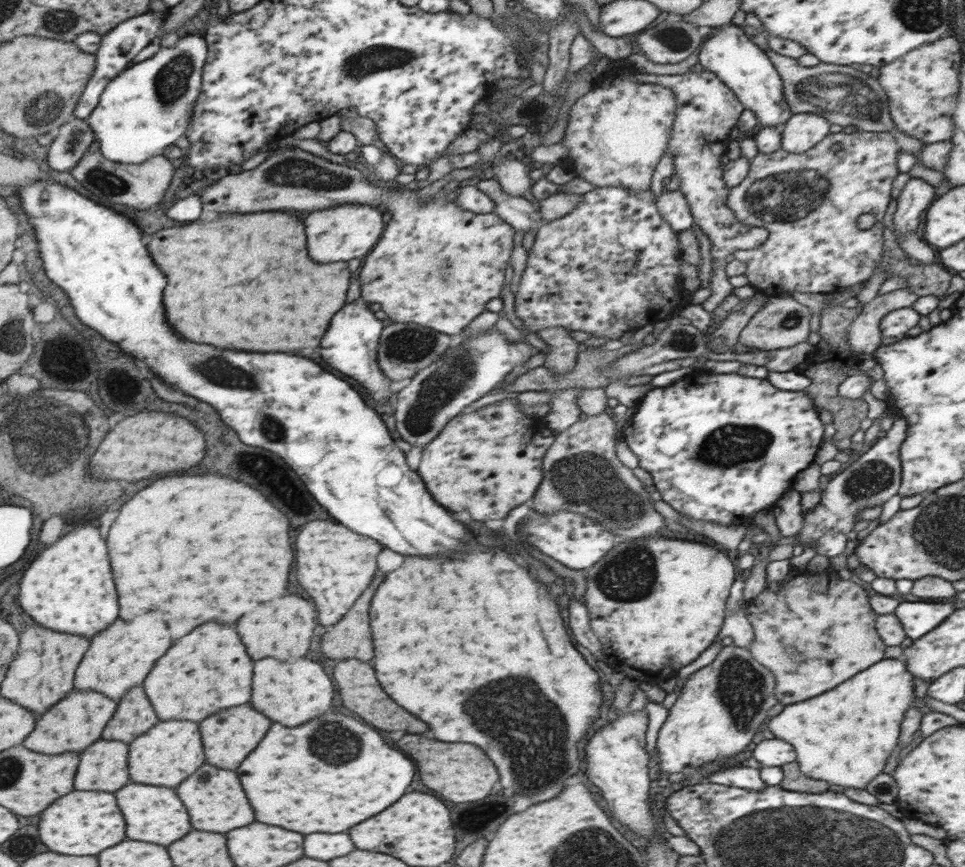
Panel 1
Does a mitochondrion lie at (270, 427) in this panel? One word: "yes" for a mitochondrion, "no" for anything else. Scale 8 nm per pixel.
yes

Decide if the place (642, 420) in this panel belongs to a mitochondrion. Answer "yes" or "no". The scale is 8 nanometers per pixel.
no

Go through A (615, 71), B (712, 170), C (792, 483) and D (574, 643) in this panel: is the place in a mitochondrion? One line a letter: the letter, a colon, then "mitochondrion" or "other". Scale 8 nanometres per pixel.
A: other
B: other
C: other
D: other

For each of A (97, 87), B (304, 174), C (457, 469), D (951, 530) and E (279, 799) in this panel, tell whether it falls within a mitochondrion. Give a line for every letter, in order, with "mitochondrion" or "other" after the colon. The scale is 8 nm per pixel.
A: other
B: mitochondrion
C: other
D: mitochondrion
E: other

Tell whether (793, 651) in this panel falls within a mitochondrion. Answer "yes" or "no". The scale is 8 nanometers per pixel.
yes

